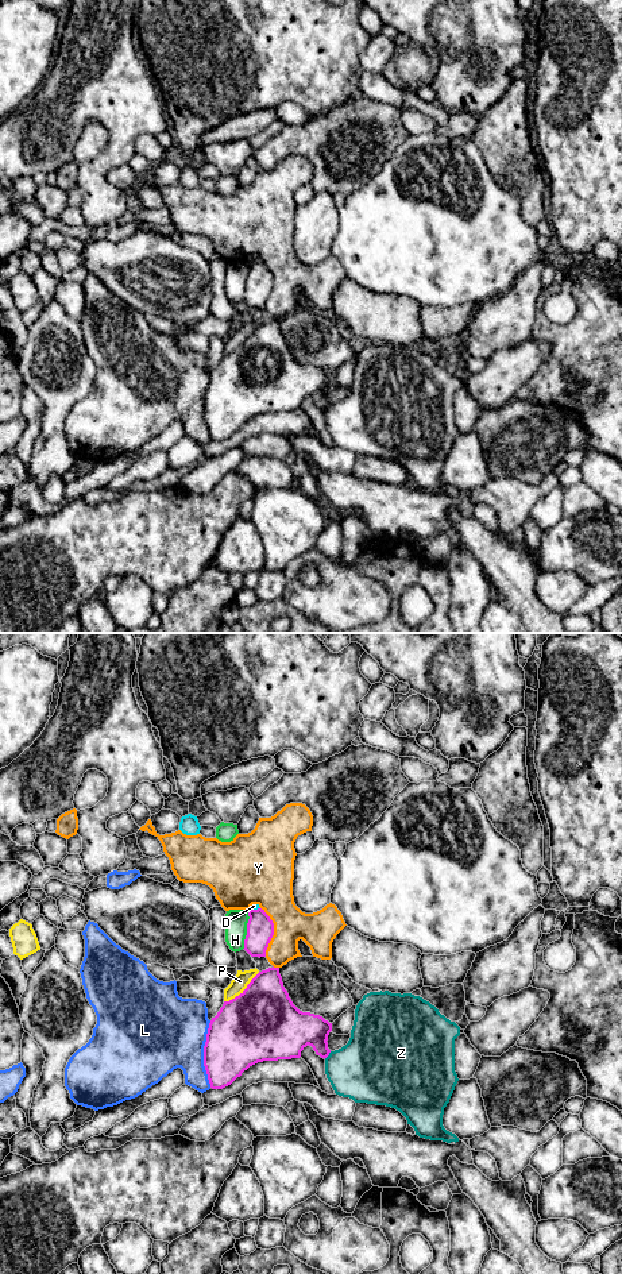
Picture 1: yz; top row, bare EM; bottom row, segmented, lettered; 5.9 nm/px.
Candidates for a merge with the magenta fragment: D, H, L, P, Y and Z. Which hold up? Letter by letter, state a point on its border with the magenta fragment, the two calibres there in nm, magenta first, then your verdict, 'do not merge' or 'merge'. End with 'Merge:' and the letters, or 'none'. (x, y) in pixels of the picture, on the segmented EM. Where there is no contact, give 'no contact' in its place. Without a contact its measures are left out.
D: yz (254, 910) | 160/30 nm | do not merge
H: yz (247, 930) | 160/130 nm | do not merge
L: yz (204, 1054) | 380/440 nm | do not merge
P: yz (243, 991) | 440/90 nm | do not merge
Y: yz (273, 931) | 160/240 nm | do not merge
Z: yz (327, 1056) | 240/380 nm | do not merge
Merge: none

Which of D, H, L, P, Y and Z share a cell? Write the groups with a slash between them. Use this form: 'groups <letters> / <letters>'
groups D / H / L / P / Y / Z

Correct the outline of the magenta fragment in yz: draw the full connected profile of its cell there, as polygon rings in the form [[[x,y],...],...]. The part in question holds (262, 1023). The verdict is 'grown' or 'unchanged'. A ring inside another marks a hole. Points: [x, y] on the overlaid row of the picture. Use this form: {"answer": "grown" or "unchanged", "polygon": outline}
{"answer": "unchanged", "polygon": [[[279,968],[262,970],[209,1023],[204,1066],[210,1088],[231,1085],[258,1062],[300,1058],[308,1045],[325,1059],[331,1031],[332,1023],[293,1004]]]}

